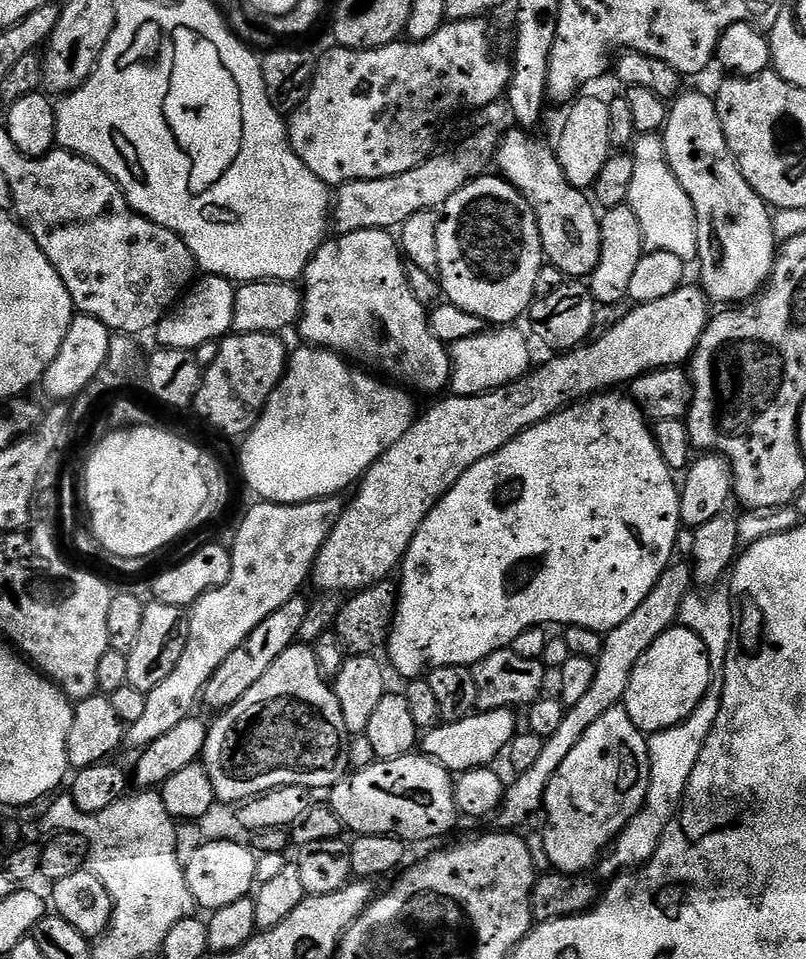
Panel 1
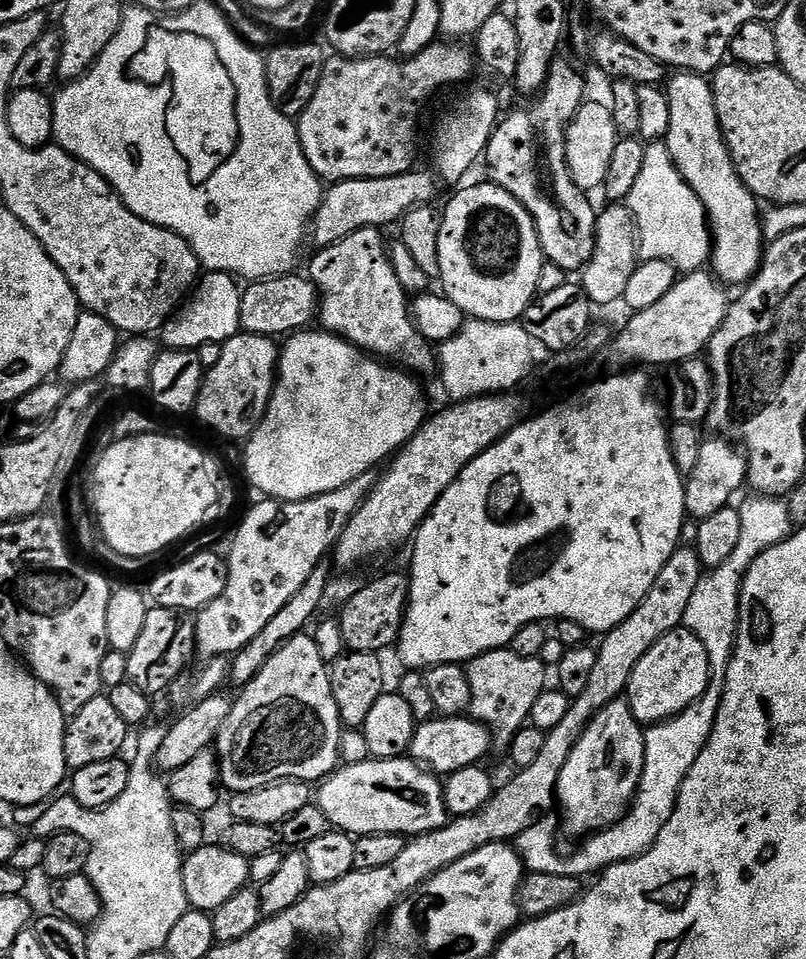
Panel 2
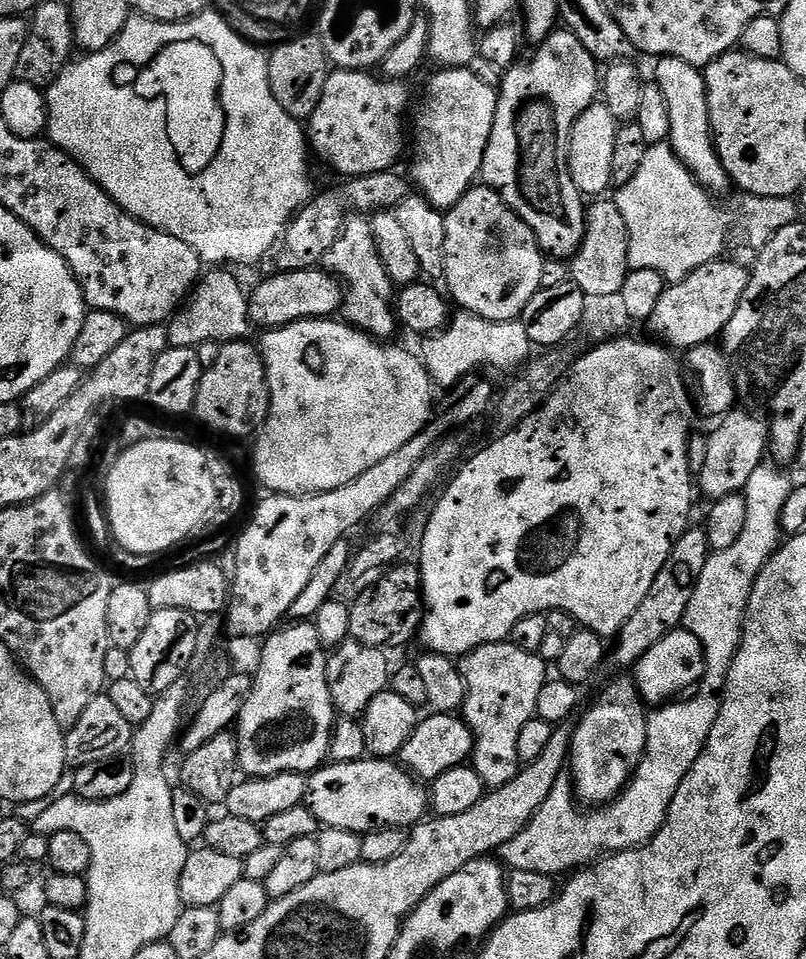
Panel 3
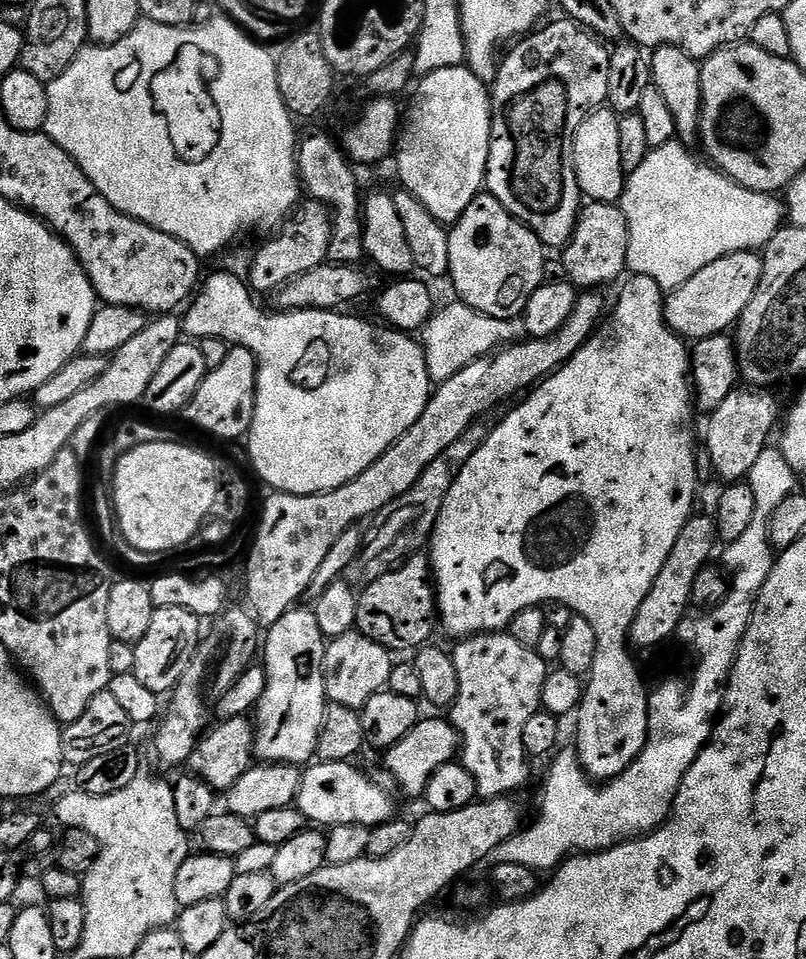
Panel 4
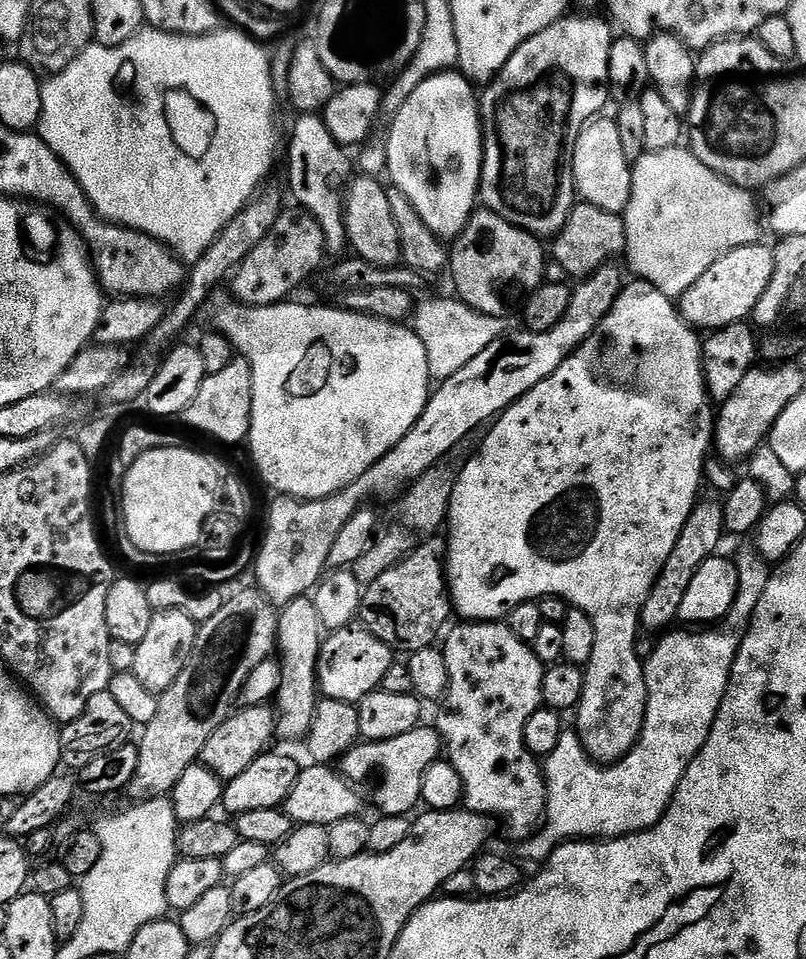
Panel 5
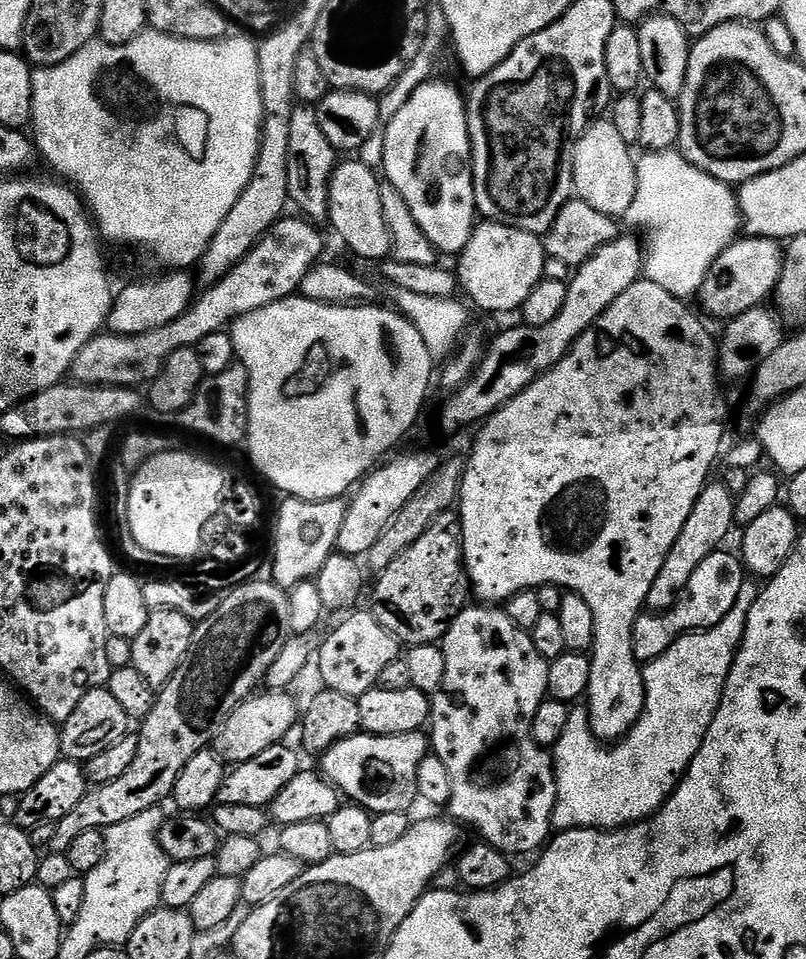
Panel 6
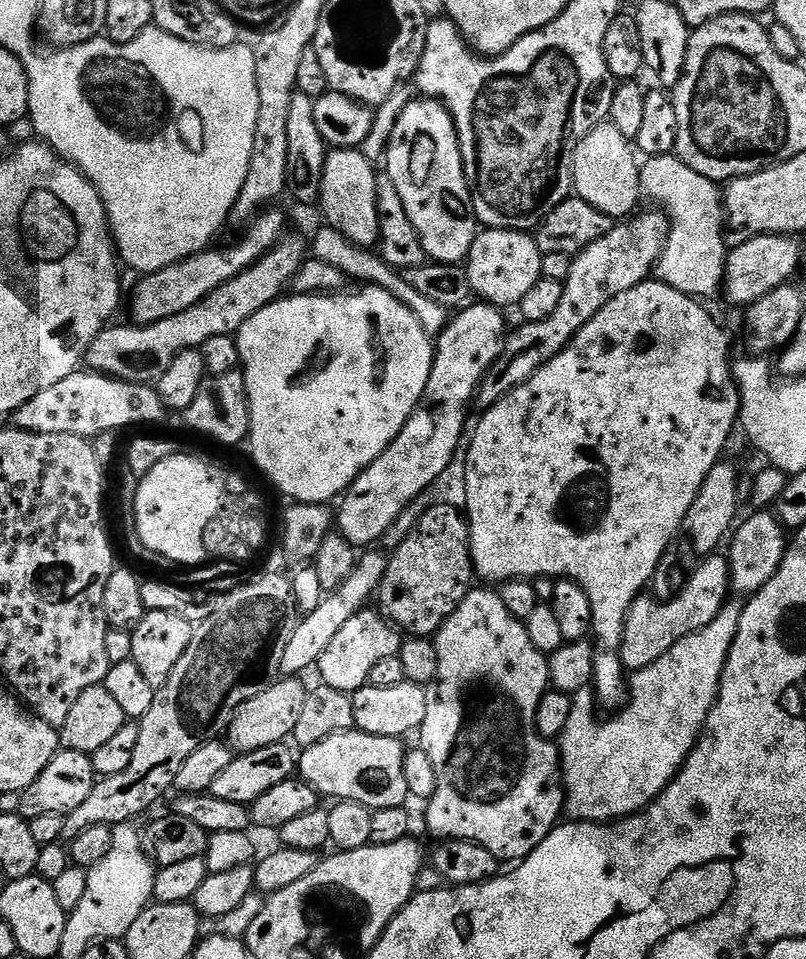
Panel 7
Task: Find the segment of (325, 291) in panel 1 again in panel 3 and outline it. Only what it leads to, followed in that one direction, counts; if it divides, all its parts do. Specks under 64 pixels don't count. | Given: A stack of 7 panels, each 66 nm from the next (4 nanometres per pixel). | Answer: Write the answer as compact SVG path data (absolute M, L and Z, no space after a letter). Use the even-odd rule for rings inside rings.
M353 215L345 223L344 231L324 255L322 264L345 287L343 319L370 336L395 337L392 335L398 332L398 321L394 307L394 285L386 274L386 266L382 266L382 258L374 246L372 225L363 215Z

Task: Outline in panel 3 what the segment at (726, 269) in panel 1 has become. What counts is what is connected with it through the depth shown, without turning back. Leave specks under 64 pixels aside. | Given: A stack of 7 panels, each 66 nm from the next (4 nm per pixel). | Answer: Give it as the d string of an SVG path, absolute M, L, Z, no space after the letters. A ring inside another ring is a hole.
M666 56L655 61L654 82L666 94L666 106L670 109L670 134L668 140L676 157L690 170L690 174L706 192L719 194L730 188L730 181L716 153L716 142L712 138L710 110L708 109L708 87L703 71L682 58Z

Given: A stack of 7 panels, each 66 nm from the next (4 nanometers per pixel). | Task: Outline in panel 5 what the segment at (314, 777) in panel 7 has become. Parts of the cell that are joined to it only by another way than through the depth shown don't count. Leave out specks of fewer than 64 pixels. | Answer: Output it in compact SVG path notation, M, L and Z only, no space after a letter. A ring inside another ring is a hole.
M421 726L399 738L369 740L357 744L342 758L342 775L367 803L369 800L377 808L377 813L408 816L415 813L421 803L422 777L441 756L442 741L439 732L435 727Z

